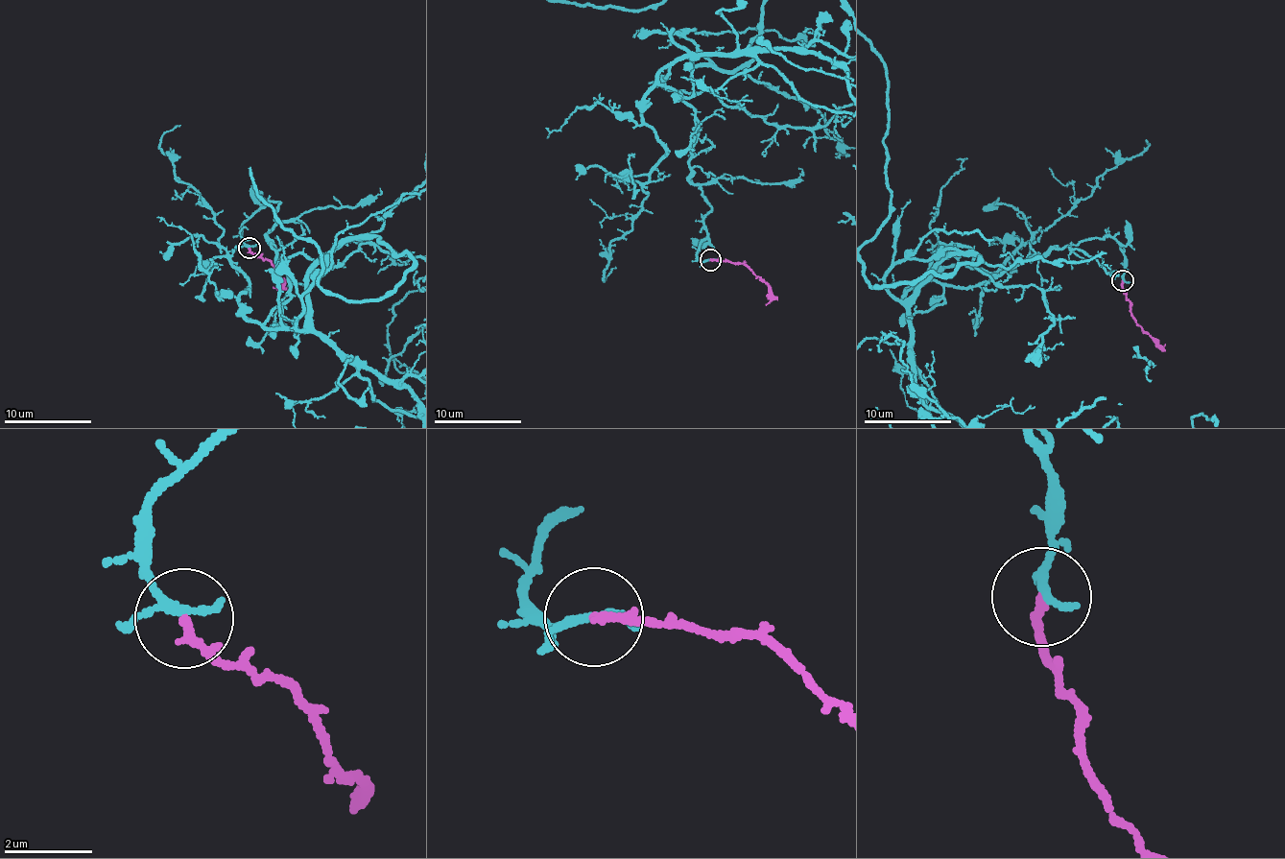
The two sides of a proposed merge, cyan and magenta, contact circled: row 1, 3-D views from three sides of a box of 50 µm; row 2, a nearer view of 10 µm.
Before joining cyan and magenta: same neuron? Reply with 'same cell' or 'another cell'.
same cell

